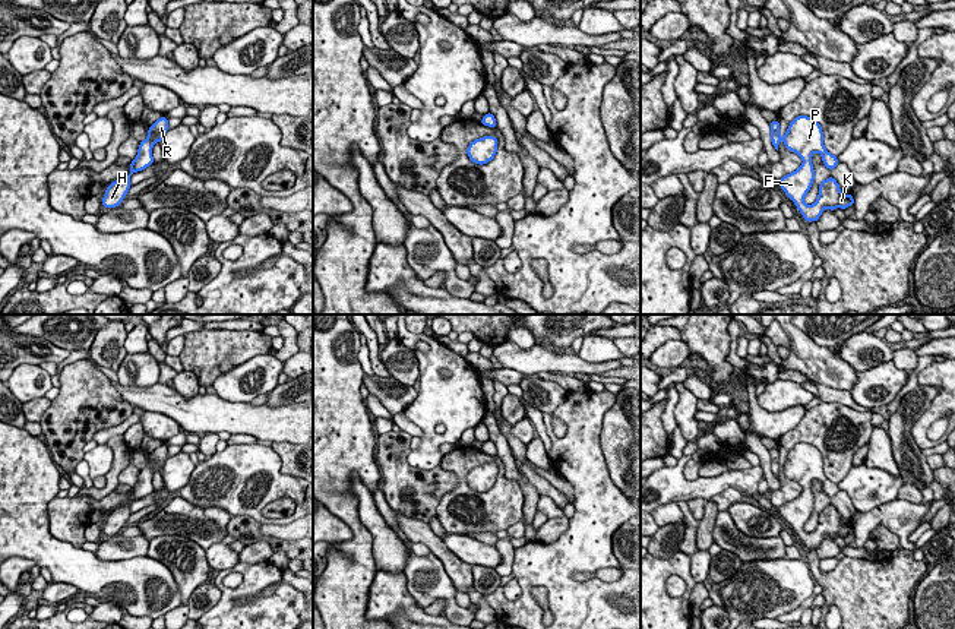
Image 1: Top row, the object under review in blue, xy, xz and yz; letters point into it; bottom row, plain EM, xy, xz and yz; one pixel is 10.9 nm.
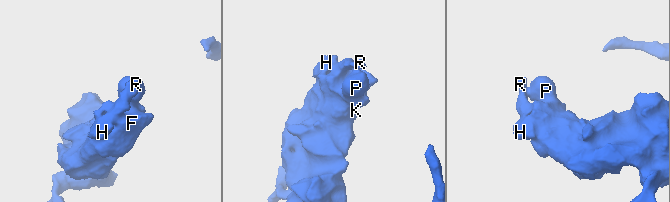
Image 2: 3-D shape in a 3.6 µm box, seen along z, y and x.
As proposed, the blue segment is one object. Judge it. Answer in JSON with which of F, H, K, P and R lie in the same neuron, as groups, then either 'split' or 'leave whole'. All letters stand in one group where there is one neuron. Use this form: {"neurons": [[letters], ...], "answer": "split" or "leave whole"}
{"neurons": [["F", "H", "K", "P", "R"]], "answer": "leave whole"}

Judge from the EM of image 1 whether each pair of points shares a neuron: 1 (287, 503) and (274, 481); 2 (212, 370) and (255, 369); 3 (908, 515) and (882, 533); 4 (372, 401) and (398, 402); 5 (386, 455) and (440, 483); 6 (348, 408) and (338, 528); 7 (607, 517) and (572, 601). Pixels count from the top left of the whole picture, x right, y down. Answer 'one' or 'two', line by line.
1: two
2: two
3: two
4: two
5: one
6: two
7: one

